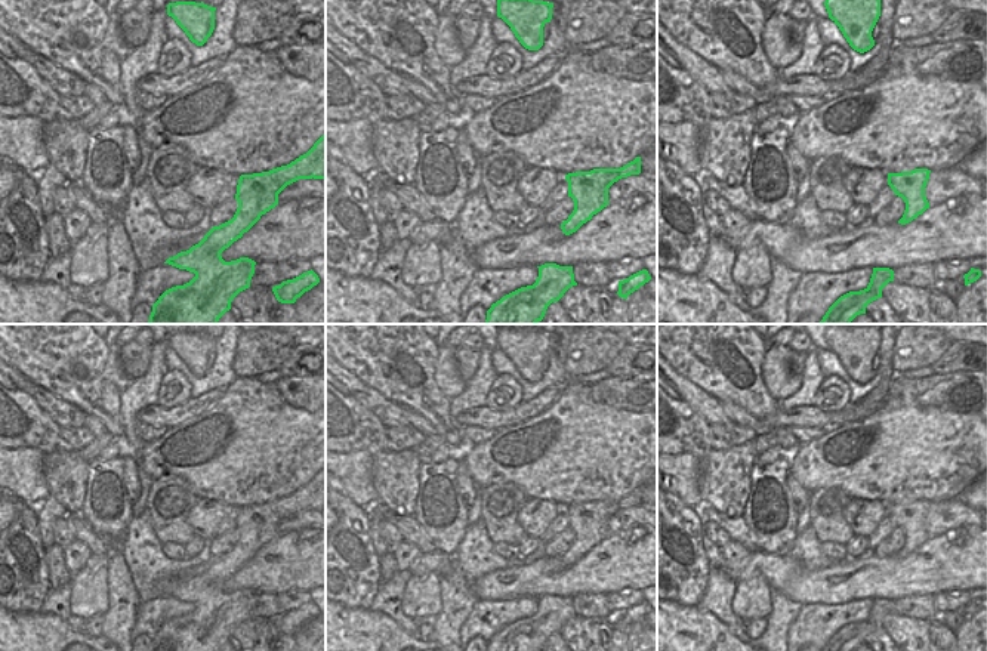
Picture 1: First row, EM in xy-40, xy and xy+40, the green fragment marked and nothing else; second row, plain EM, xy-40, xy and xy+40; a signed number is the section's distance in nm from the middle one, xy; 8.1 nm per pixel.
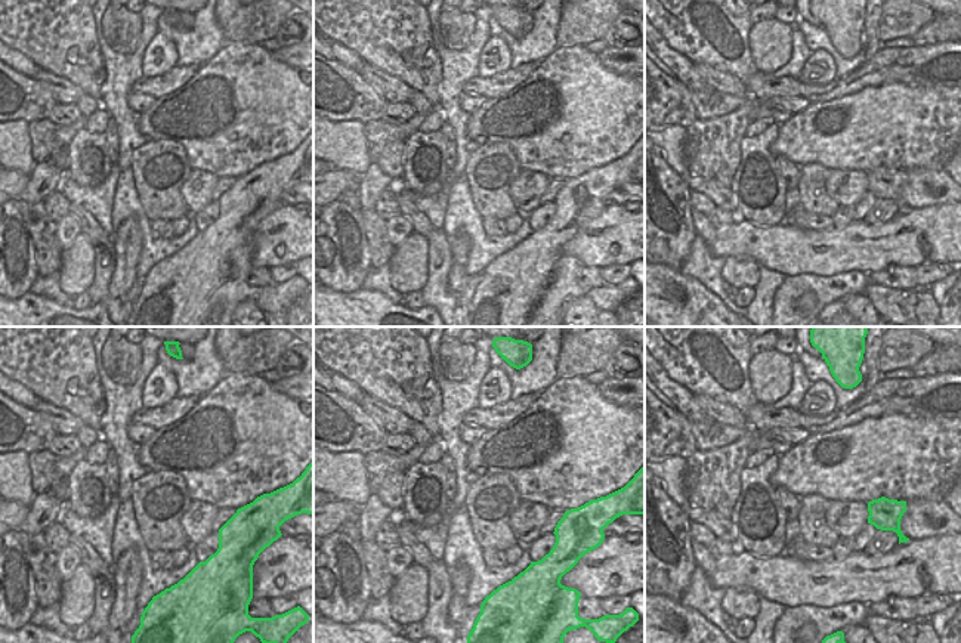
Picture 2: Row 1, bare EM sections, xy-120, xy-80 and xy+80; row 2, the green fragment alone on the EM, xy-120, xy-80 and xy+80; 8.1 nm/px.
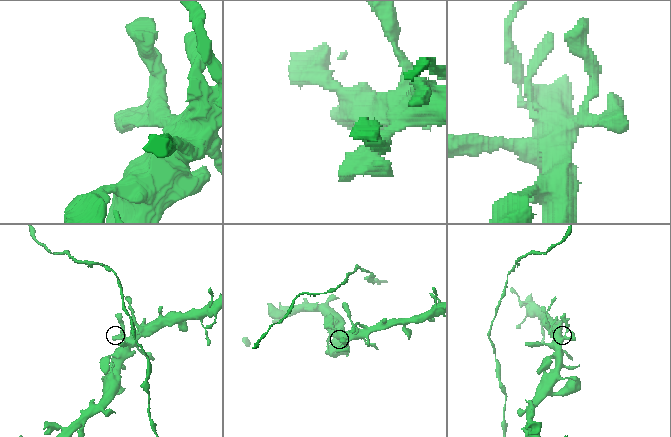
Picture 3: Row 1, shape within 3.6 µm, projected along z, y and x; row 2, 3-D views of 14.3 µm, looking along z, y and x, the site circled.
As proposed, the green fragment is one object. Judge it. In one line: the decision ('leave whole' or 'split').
leave whole

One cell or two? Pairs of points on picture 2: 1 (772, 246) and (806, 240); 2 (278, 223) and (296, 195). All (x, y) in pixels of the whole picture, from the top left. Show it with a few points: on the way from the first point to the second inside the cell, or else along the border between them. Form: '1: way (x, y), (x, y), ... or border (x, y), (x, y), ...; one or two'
1: way (781, 246), (797, 246); one
2: border (283, 203), (297, 204); two

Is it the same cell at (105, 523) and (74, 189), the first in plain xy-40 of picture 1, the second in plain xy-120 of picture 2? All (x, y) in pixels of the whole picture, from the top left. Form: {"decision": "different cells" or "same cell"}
{"decision": "different cells"}

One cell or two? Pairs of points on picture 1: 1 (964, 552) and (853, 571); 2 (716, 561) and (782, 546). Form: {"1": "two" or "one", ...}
{"1": "one", "2": "two"}

